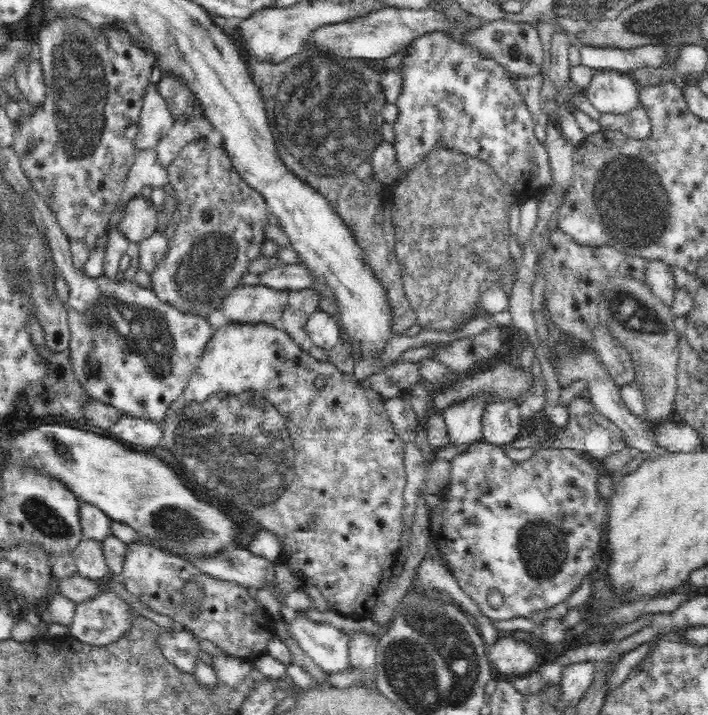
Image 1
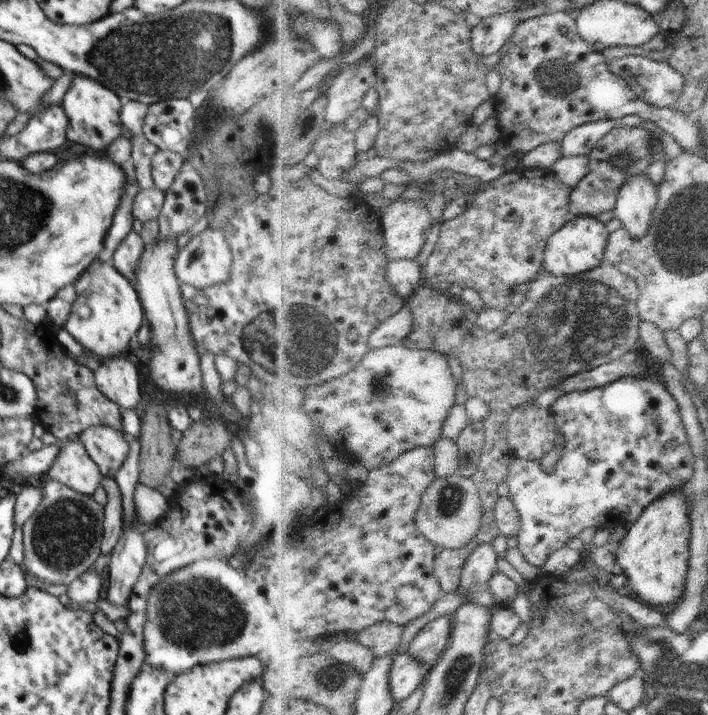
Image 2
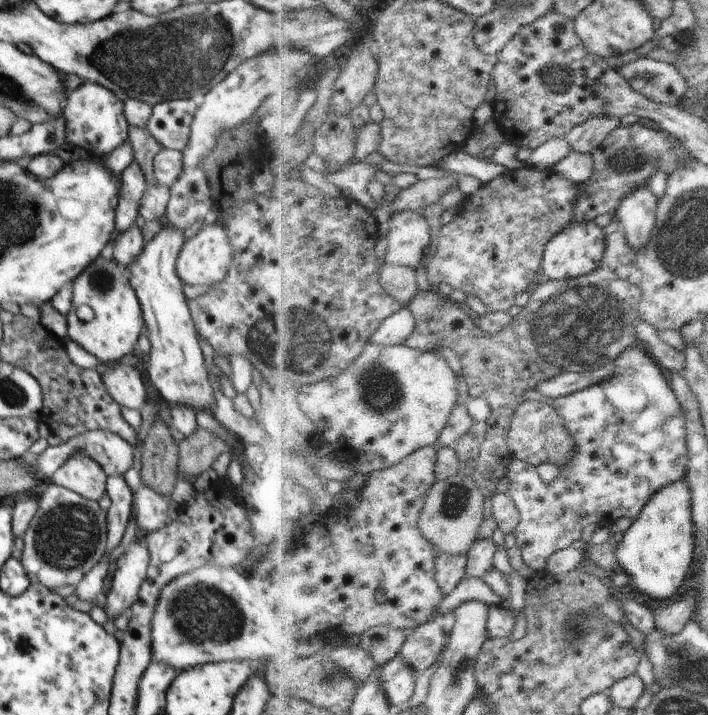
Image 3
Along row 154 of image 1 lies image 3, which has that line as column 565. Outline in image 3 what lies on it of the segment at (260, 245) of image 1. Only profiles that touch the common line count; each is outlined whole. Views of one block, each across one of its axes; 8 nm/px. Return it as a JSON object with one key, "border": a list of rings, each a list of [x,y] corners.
{"border":[[[525,166],[523,169],[508,171],[506,174],[495,178],[487,185],[483,184],[480,190],[467,197],[462,203],[461,213],[450,224],[445,225],[441,230],[441,235],[437,244],[437,251],[431,254],[431,261],[427,268],[428,279],[432,285],[439,285],[442,282],[449,283],[454,289],[459,288],[467,294],[474,294],[482,300],[483,304],[489,308],[490,312],[507,311],[516,304],[518,296],[524,292],[532,292],[532,289],[538,284],[540,272],[543,270],[543,260],[546,255],[546,248],[552,242],[555,236],[564,232],[575,220],[576,207],[578,206],[581,195],[584,192],[584,186],[578,181],[562,176],[556,169],[539,169],[536,167]]]}

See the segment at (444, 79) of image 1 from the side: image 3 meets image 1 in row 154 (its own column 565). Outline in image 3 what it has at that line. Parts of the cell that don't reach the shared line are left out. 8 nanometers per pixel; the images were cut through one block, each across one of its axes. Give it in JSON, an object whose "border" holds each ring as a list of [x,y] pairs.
{"border":[[[643,344],[632,345],[632,348],[636,348],[636,350],[638,350],[636,354],[642,356],[642,358],[640,358],[640,360],[642,360],[640,366],[630,366],[627,370],[618,371],[615,377],[612,377],[606,382],[602,382],[602,384],[595,384],[586,390],[575,392],[574,394],[554,401],[555,407],[559,409],[567,427],[577,438],[577,443],[579,444],[579,453],[561,470],[562,473],[554,482],[549,485],[544,484],[542,476],[538,476],[538,468],[529,462],[515,459],[511,464],[509,472],[511,489],[509,493],[521,510],[521,523],[515,532],[517,545],[521,548],[522,554],[525,556],[525,563],[528,564],[529,567],[532,567],[536,574],[548,569],[550,558],[557,552],[567,549],[572,546],[574,542],[578,542],[578,540],[582,540],[582,532],[584,532],[586,526],[590,526],[590,524],[598,524],[599,526],[601,524],[614,524],[614,522],[618,522],[618,520],[624,518],[624,516],[631,518],[633,521],[638,520],[640,515],[643,514],[644,508],[647,507],[647,504],[651,502],[658,491],[661,491],[669,484],[675,483],[677,480],[686,478],[688,471],[690,471],[691,450],[689,448],[687,412],[680,402],[680,397],[677,395],[673,386],[670,385],[670,382],[668,382],[670,377],[665,376],[665,373],[662,372],[662,367],[660,368],[658,361],[648,352],[648,348]]]}

